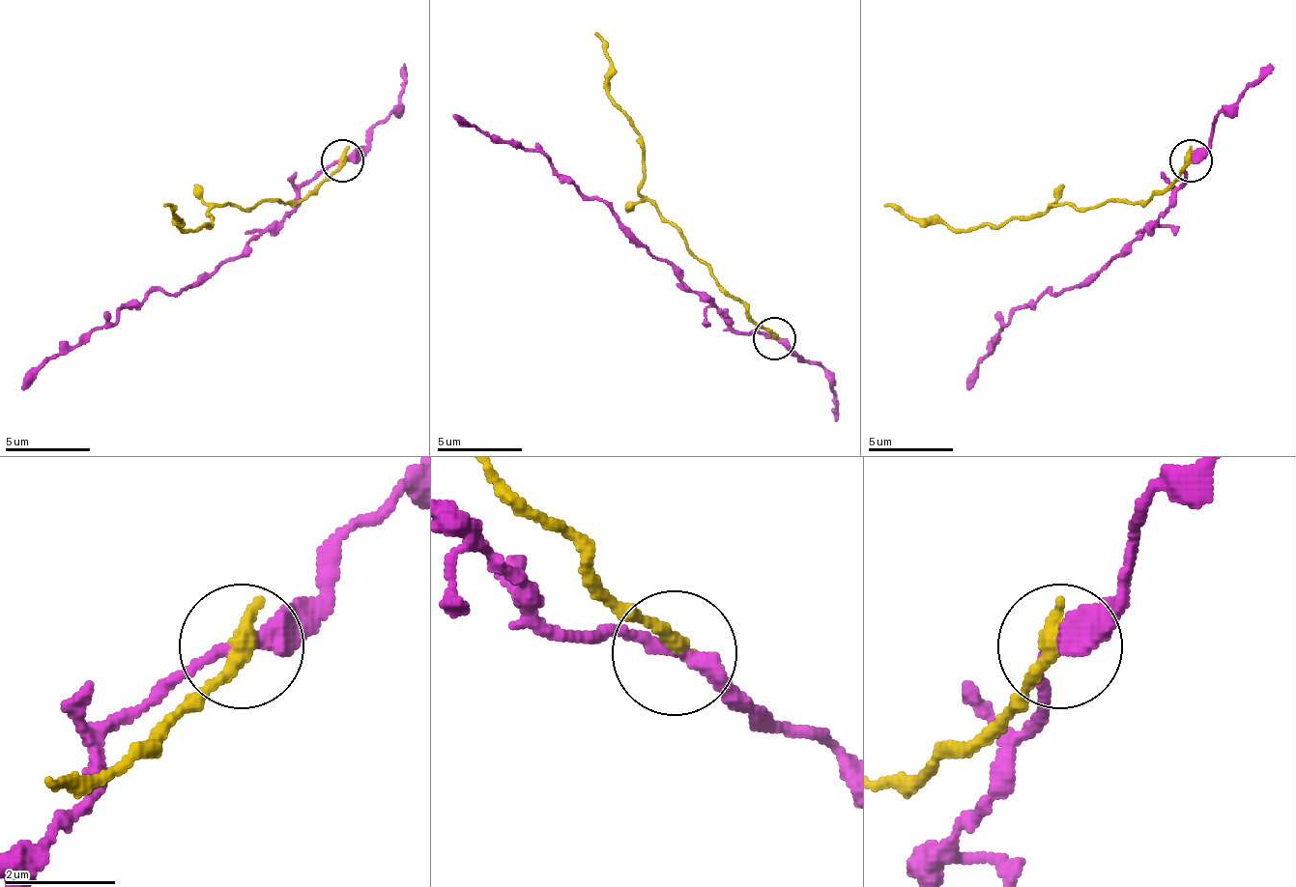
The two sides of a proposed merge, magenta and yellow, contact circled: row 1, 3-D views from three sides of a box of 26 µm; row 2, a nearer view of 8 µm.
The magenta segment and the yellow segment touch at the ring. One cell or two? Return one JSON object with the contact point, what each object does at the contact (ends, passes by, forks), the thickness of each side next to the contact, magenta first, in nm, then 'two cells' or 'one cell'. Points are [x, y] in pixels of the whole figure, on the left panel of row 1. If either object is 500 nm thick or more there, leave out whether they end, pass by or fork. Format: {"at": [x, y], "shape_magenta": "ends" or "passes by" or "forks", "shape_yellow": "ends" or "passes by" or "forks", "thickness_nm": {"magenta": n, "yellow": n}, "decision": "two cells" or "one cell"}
{"at": [342, 160], "shape_magenta": "passes by", "shape_yellow": "ends", "thickness_nm": {"magenta": 300, "yellow": 340}, "decision": "two cells"}

